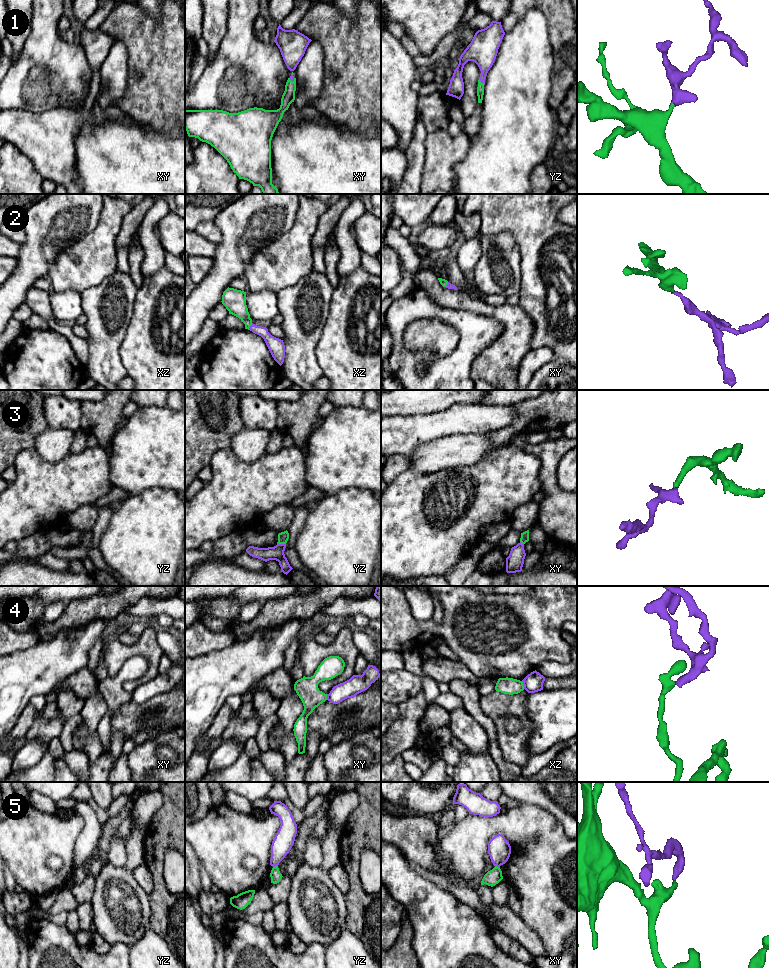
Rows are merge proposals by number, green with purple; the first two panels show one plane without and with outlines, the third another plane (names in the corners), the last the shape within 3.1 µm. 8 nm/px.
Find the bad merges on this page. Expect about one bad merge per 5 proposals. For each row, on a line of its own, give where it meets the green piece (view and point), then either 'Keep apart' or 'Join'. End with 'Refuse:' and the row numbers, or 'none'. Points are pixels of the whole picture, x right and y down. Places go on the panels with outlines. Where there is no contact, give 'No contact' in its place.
1: Touches green at yz (480, 81). Join
2: Touches green at xz (250, 325). Join
3: Touches green at yz (281, 543). Join
4: Touches green at xz (523, 685). Keep apart
5: Touches green at yz (275, 866). Join
Refuse: 4

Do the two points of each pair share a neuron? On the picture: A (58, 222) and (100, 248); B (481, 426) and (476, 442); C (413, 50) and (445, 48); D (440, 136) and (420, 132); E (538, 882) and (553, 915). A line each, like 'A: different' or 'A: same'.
A: different
B: different
C: different
D: different
E: same

